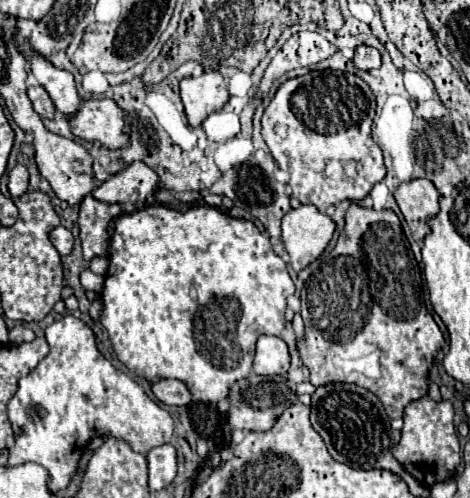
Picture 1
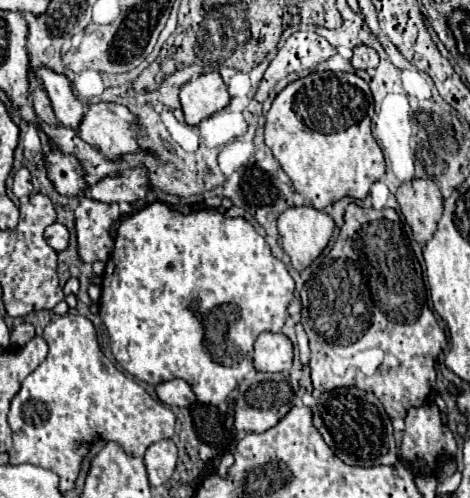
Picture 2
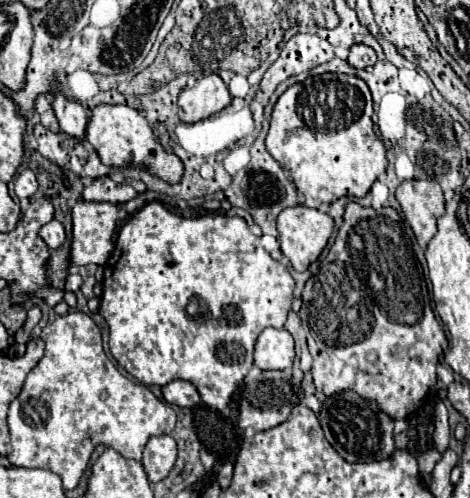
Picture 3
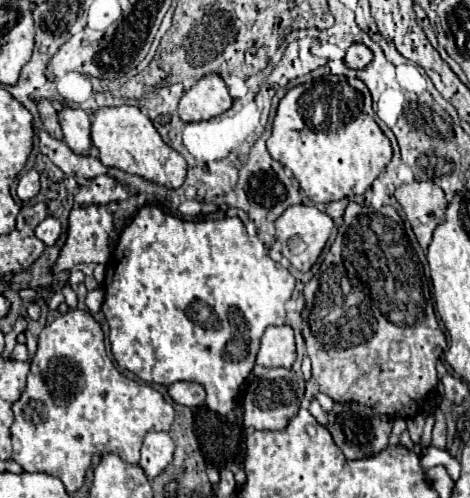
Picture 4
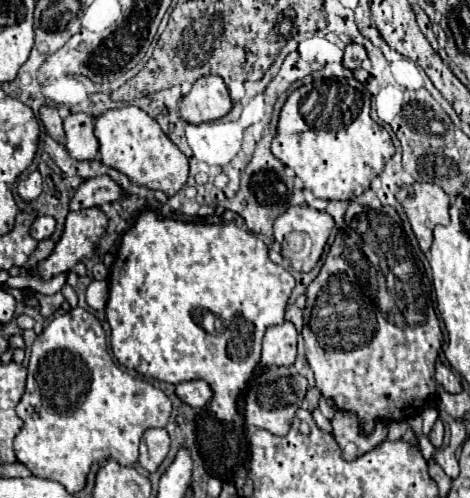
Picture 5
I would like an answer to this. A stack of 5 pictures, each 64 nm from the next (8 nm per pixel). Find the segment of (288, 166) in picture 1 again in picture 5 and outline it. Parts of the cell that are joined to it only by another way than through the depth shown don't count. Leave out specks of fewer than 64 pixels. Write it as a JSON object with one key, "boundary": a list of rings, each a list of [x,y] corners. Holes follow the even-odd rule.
{"boundary":[[[324,78],[314,80],[312,84],[304,84],[290,94],[280,112],[278,136],[272,140],[272,154],[288,168],[292,168],[304,182],[304,188],[310,190],[316,198],[352,200],[354,196],[360,196],[384,170],[386,162],[394,156],[394,146],[388,130],[372,120],[370,98],[358,80]]]}

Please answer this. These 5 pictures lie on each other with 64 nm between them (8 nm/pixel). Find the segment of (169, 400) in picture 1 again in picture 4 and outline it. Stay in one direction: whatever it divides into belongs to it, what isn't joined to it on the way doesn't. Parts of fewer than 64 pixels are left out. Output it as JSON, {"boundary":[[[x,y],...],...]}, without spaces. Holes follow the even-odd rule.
{"boundary":[[[176,382],[176,384],[172,384],[168,390],[170,390],[170,396],[172,396],[178,404],[190,406],[190,408],[200,406],[200,404],[204,402],[204,398],[206,398],[204,388],[202,388],[200,384],[196,384],[196,382]]]}

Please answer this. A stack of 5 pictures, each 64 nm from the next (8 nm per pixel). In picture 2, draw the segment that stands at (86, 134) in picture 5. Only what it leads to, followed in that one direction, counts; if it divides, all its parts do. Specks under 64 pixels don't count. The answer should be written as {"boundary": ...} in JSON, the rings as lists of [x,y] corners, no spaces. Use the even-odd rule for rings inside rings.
{"boundary":[[[40,68],[38,76],[50,96],[50,102],[52,102],[58,122],[66,128],[76,130],[76,124],[80,124],[80,116],[84,116],[84,104],[78,102],[76,96],[72,94],[70,80],[48,68]]]}

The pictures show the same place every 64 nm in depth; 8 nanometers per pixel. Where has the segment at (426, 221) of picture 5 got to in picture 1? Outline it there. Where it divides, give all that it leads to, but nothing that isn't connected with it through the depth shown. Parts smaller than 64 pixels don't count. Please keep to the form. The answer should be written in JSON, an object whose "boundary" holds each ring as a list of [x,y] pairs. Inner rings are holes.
{"boundary":[[[410,180],[404,182],[396,188],[394,198],[402,210],[404,220],[408,222],[414,240],[424,240],[426,234],[430,232],[428,220],[432,216],[436,216],[436,212],[440,210],[438,200],[440,194],[436,190],[436,186],[430,180]]]}

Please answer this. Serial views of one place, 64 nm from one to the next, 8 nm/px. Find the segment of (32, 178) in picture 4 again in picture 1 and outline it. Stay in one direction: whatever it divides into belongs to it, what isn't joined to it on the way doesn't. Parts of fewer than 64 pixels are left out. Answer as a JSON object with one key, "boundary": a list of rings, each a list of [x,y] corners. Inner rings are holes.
{"boundary":[[[16,164],[10,174],[8,174],[8,190],[12,194],[12,198],[22,196],[28,190],[28,170],[20,164]]]}

